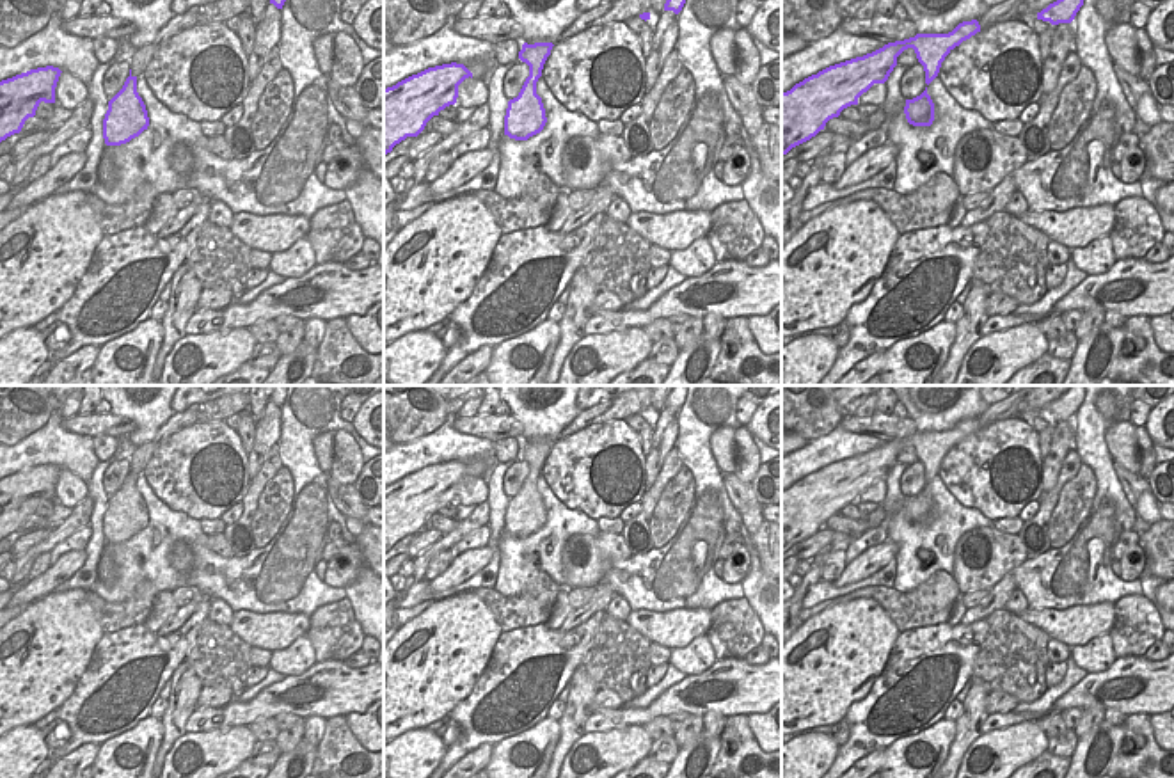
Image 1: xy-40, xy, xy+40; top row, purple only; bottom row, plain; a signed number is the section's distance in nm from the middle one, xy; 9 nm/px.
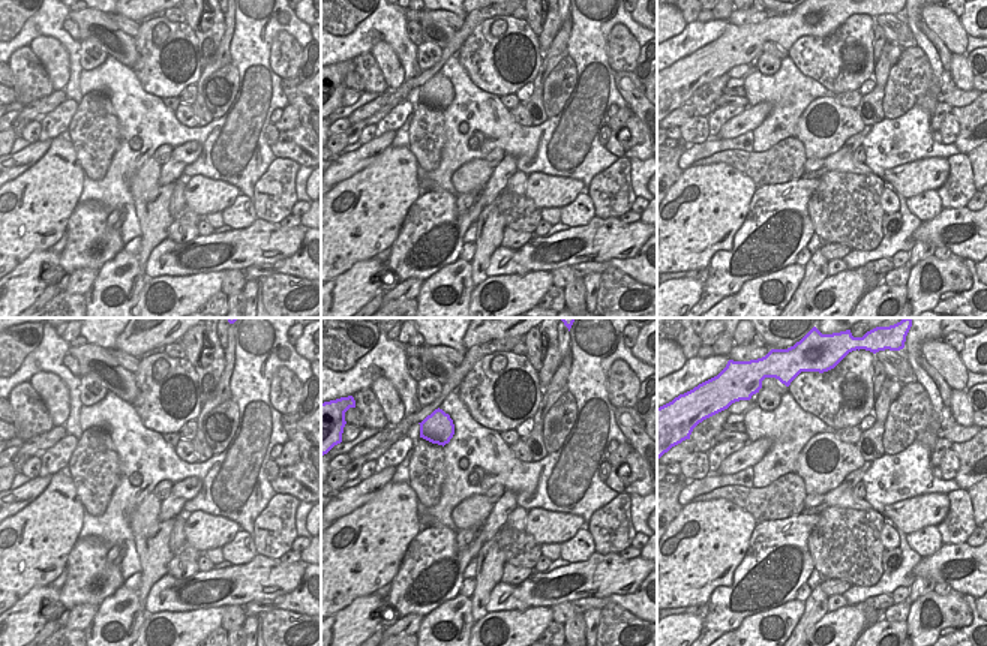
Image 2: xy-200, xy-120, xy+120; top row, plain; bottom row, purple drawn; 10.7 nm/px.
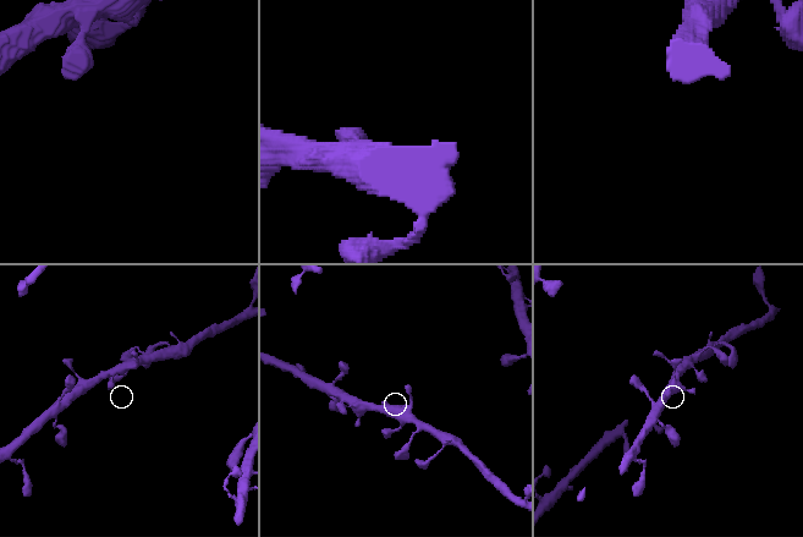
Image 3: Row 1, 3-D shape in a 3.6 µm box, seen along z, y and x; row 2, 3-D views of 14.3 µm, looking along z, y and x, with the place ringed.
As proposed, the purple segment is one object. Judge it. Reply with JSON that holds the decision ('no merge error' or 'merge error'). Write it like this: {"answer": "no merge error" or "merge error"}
{"answer": "no merge error"}

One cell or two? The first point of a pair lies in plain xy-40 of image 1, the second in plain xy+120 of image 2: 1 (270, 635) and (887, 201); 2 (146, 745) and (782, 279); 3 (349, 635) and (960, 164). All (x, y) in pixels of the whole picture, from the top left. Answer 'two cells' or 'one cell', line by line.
1: two cells
2: one cell
3: one cell

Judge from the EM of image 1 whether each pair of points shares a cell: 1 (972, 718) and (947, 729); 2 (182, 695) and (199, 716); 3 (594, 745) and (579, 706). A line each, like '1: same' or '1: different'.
1: different
2: different
3: different

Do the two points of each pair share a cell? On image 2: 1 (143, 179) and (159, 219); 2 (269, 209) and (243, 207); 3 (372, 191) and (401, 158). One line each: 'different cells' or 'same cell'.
1: same cell
2: different cells
3: same cell

